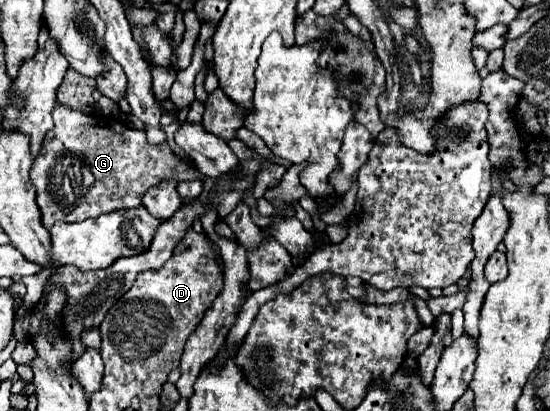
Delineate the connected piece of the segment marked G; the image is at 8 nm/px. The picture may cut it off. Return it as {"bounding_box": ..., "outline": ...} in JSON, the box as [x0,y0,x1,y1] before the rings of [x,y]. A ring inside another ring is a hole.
{"bounding_box":[31,104,205,230],"outline":[[[57,104],[53,110],[53,130],[45,134],[41,150],[31,168],[31,180],[37,188],[37,204],[41,208],[43,226],[49,230],[57,220],[81,222],[115,210],[141,206],[141,198],[149,188],[163,180],[205,180],[193,166],[191,158],[183,158],[165,146],[149,146],[145,130],[125,126],[117,118],[85,114]]]}

